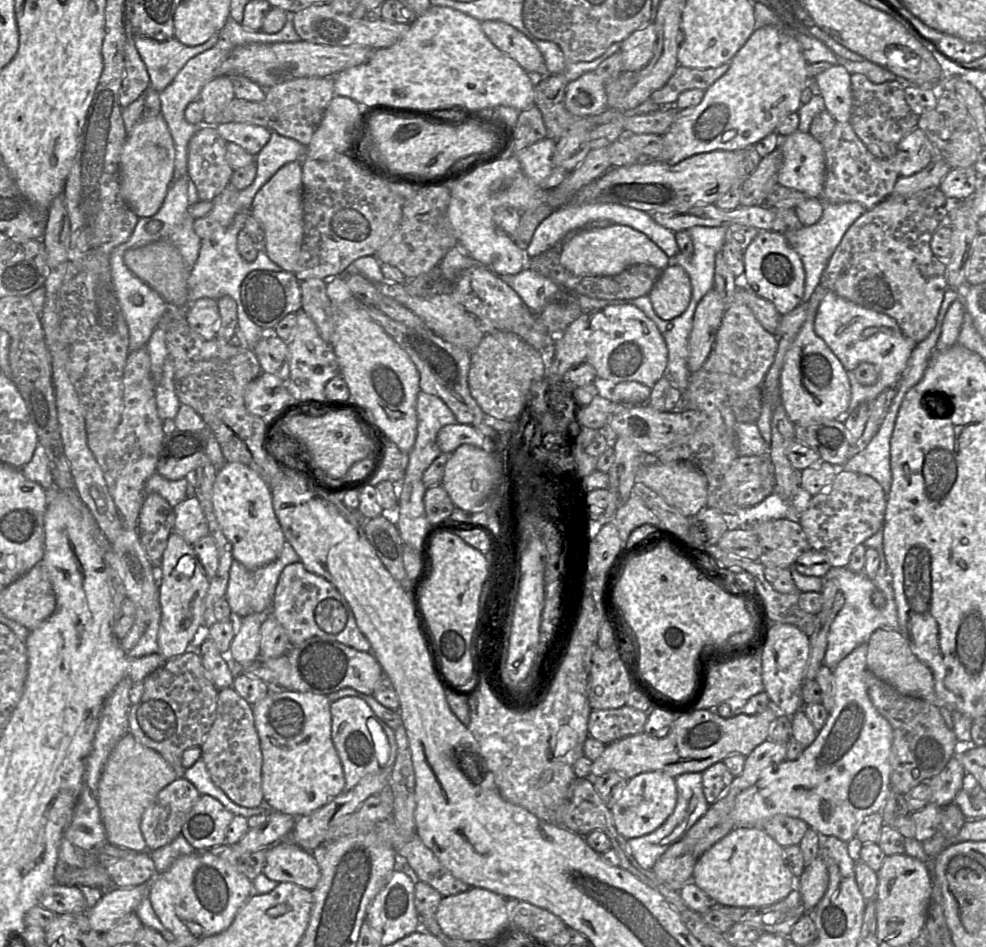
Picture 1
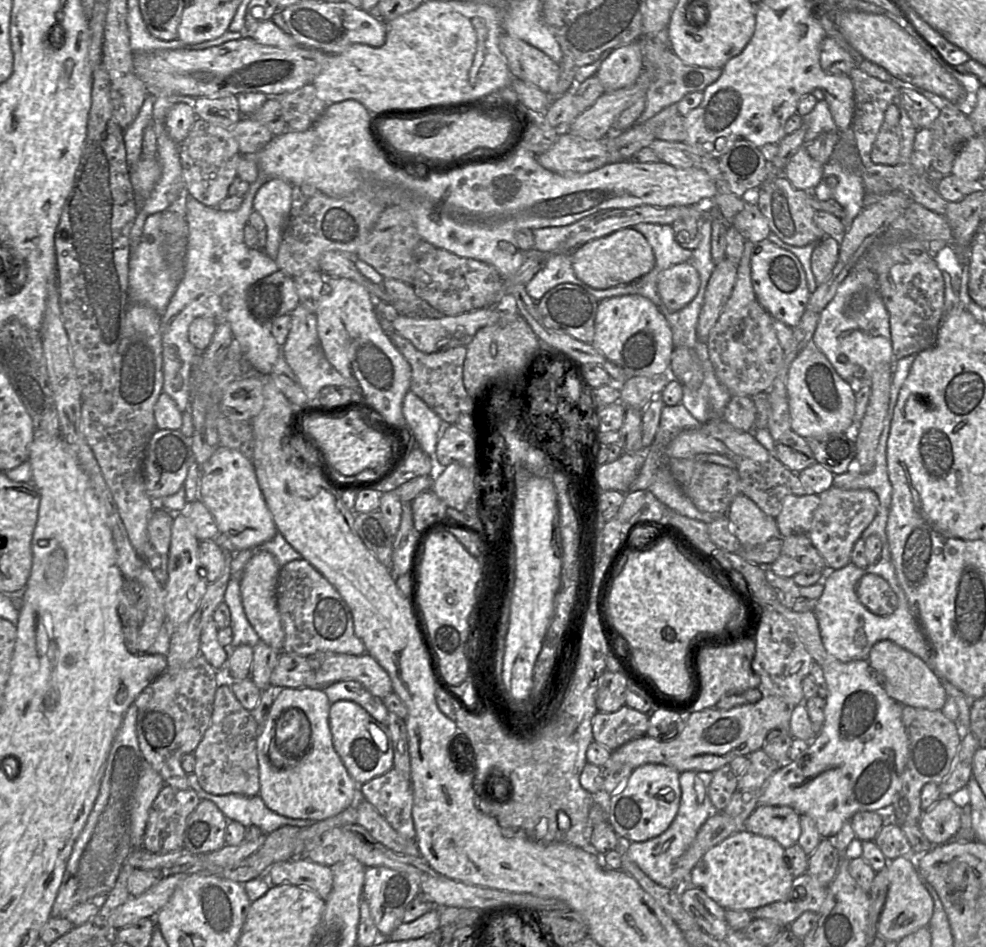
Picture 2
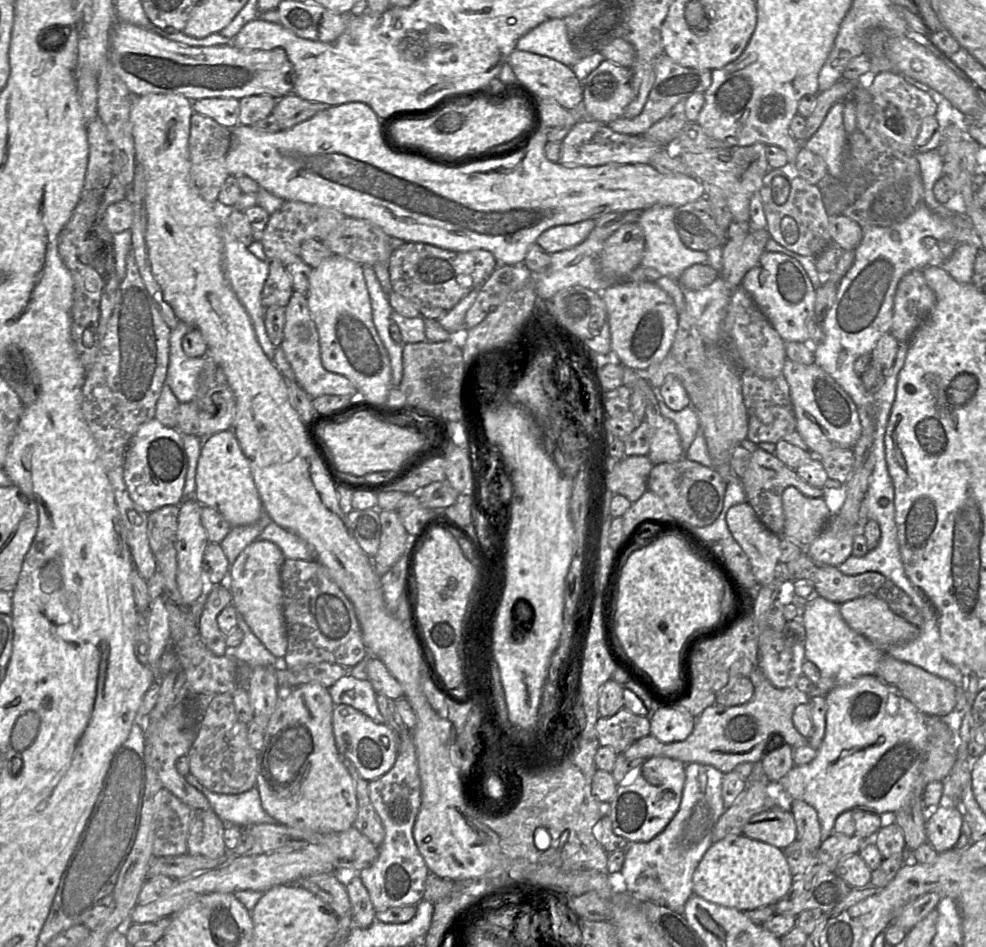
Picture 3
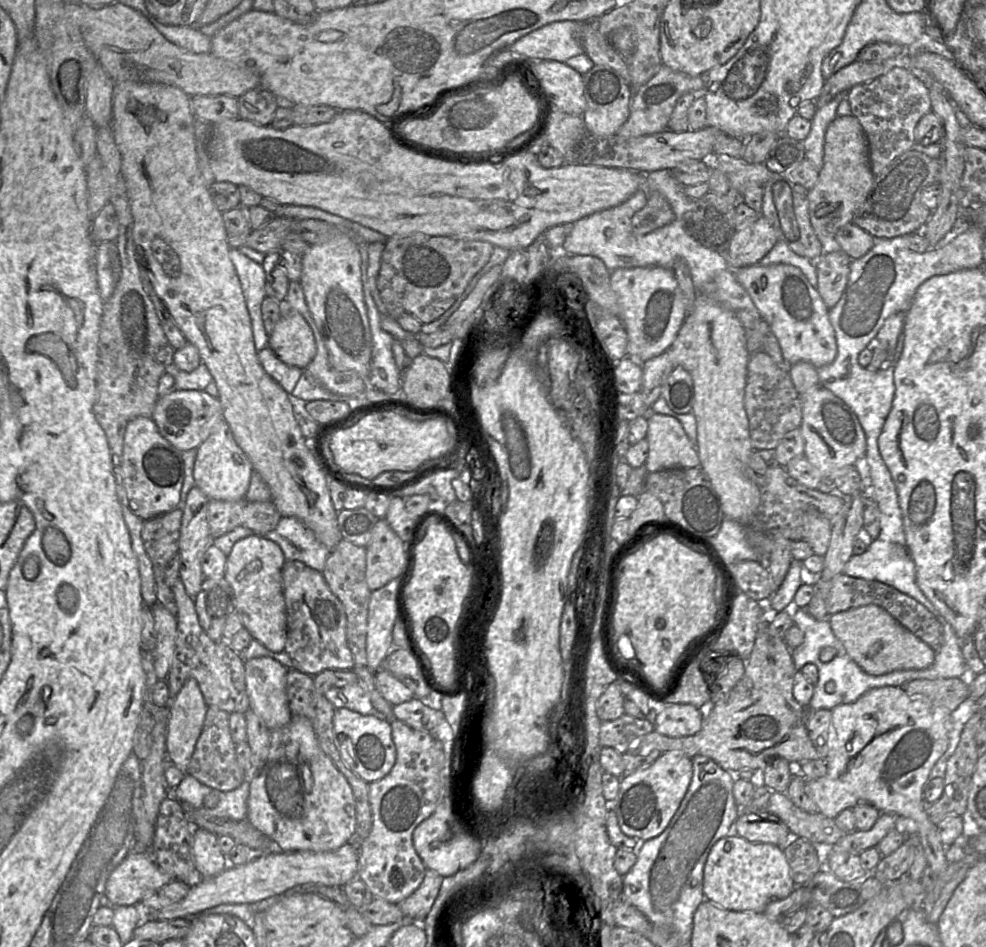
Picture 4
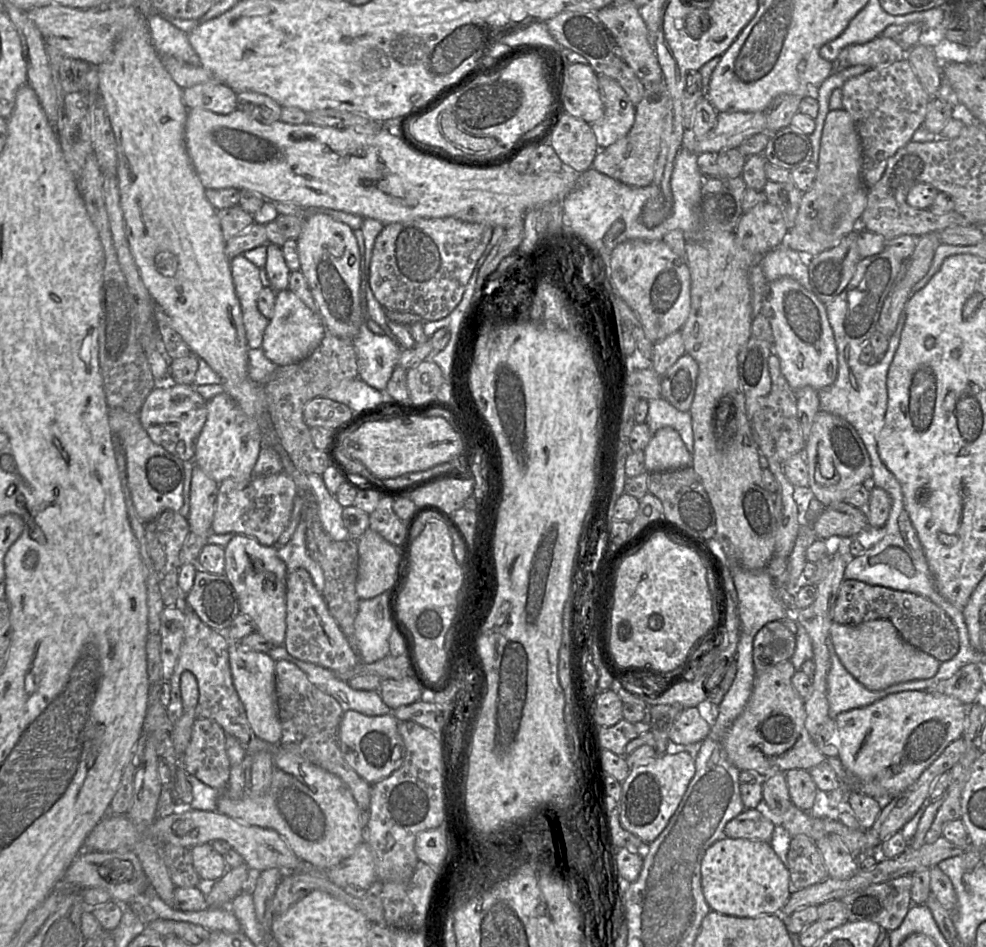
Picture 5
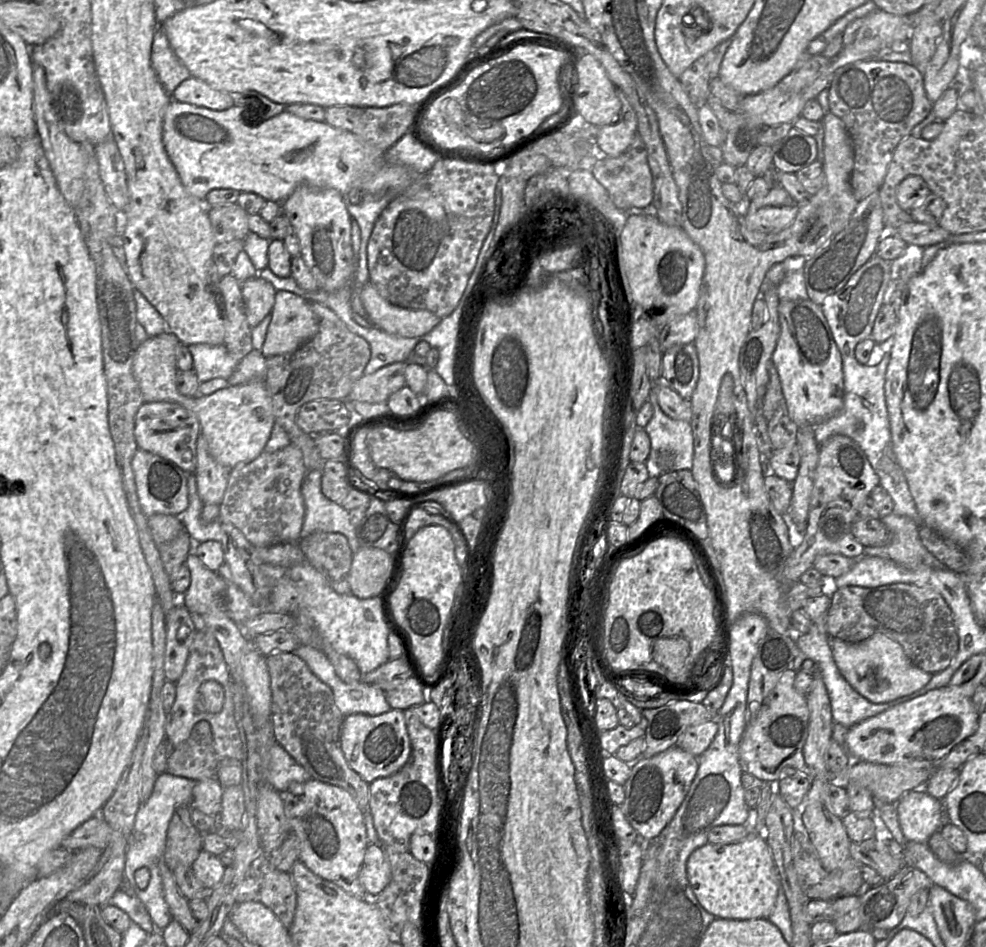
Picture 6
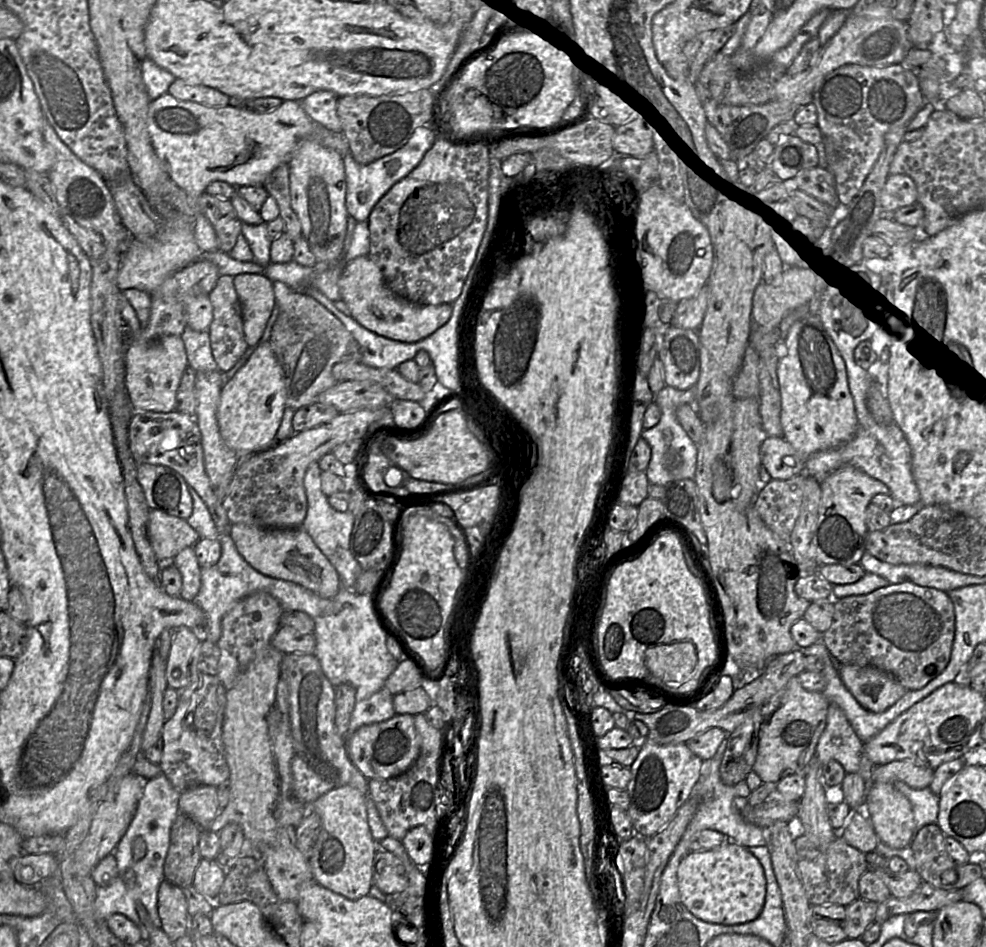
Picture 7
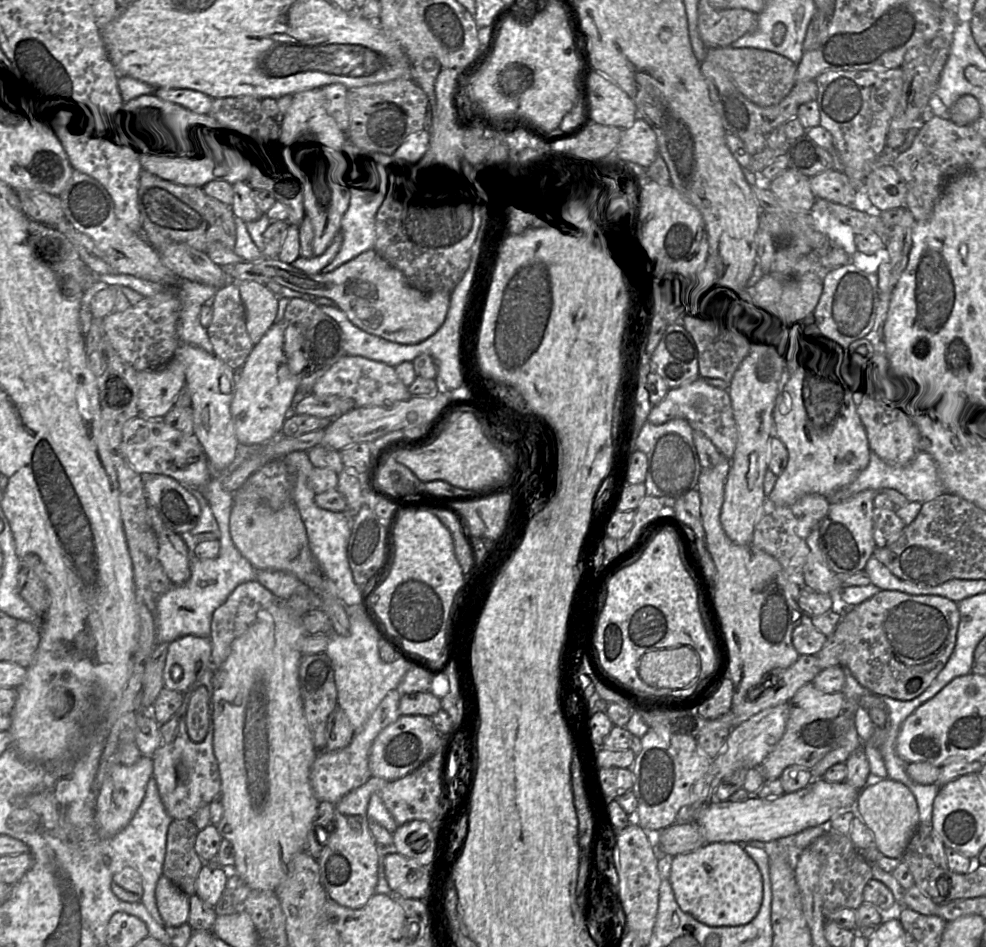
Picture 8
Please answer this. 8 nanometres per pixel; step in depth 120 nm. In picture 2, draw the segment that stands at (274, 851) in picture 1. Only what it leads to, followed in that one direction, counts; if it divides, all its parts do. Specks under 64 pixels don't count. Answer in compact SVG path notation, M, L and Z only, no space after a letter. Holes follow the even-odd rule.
M297 857L273 864L263 875L271 885L290 884L314 891L324 901L332 889L330 867Z

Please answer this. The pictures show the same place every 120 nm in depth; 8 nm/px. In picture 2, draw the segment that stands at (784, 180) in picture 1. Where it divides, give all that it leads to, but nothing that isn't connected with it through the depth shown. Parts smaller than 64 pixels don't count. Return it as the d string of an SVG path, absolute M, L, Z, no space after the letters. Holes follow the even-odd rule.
M804 145L789 160L784 175L795 188L813 191L822 178L823 170L824 165L813 159Z

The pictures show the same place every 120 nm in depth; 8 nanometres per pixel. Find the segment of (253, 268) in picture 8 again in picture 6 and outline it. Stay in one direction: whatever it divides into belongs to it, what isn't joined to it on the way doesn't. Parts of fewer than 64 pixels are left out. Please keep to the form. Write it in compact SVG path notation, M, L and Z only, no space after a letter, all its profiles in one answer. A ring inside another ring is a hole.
M371 282L361 288L360 298L371 324L389 334L419 337L430 332L442 319L428 310L407 309L390 303Z

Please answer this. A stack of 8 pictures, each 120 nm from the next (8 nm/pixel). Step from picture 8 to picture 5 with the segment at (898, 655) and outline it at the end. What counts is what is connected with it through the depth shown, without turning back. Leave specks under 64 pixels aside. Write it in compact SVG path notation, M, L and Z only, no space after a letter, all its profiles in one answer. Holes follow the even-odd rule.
M844 579L838 591L832 621L858 625L876 619L889 620L907 643L935 657L939 662L952 659L959 650L956 626L947 614L929 599L911 592Z

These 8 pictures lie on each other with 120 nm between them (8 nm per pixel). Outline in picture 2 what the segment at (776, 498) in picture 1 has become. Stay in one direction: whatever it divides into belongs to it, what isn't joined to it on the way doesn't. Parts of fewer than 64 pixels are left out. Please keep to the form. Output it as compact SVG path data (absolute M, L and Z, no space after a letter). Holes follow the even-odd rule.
M744 494L735 497L727 516L731 532L742 546L753 546L780 537L776 518L767 515Z

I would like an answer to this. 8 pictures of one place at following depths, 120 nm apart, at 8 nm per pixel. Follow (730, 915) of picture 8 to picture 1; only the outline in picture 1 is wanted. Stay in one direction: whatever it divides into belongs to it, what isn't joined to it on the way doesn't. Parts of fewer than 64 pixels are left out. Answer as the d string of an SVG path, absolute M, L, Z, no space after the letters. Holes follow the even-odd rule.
M760 826L735 827L698 859L692 881L714 904L752 908L775 904L796 887L796 878L785 862L784 848Z

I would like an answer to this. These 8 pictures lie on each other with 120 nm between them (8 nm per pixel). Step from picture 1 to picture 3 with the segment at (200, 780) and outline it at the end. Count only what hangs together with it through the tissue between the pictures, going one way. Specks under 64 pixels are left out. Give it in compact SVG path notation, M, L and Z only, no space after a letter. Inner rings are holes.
M188 773L185 780L189 785L203 794L208 800L211 809L224 822L225 827L227 825L233 825L244 829L254 824L276 823L263 810L256 787L235 795L219 794L204 787L191 773Z

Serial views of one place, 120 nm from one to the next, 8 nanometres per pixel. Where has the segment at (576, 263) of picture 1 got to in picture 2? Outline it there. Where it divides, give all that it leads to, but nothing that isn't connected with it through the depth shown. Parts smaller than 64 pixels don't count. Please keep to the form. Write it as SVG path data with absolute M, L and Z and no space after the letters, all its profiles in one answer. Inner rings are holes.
M625 228L591 240L571 252L575 275L594 289L607 289L640 279L655 265L653 249L646 238L633 228Z

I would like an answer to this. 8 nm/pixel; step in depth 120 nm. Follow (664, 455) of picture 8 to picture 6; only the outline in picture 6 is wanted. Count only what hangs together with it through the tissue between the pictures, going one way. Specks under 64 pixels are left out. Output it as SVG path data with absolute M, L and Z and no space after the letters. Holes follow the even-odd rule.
M654 384L648 402L653 407L653 416L644 430L651 442L649 463L652 469L659 467L659 453L668 452L673 455L671 471L691 470L693 464L693 432L689 422L674 420L660 408Z

